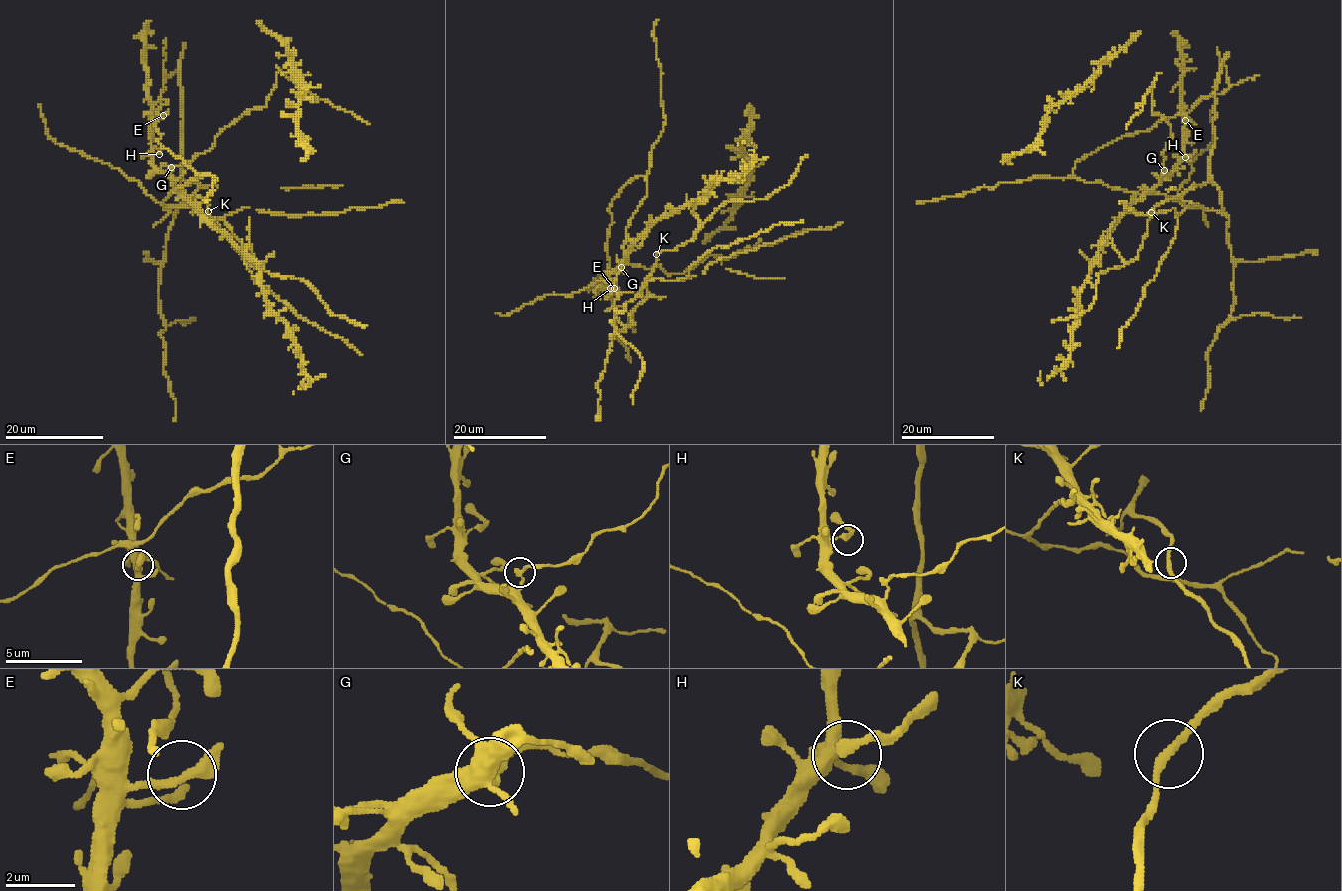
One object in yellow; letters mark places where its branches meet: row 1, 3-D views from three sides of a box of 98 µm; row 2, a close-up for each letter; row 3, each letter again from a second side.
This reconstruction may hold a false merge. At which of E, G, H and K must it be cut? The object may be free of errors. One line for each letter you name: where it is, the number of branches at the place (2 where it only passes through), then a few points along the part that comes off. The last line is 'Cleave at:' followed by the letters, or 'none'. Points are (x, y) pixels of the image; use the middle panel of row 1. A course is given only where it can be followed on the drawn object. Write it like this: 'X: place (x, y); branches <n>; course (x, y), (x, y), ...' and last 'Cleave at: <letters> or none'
G: place (621, 267); branches 2; course (622, 267), (657, 265), (667, 274), (682, 274), (710, 254), (732, 258), (748, 247), (772, 246), (809, 229)
Cleave at: G

